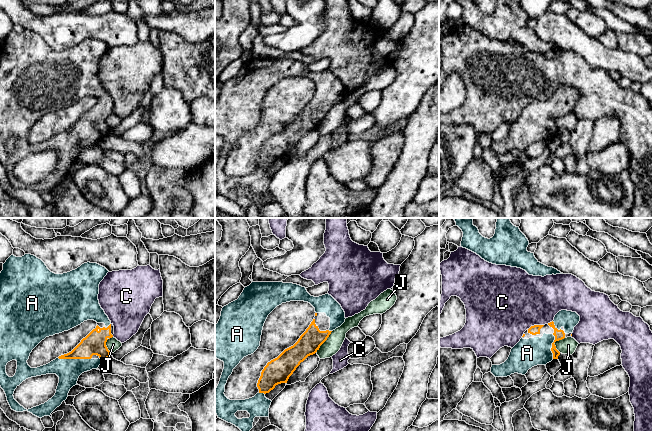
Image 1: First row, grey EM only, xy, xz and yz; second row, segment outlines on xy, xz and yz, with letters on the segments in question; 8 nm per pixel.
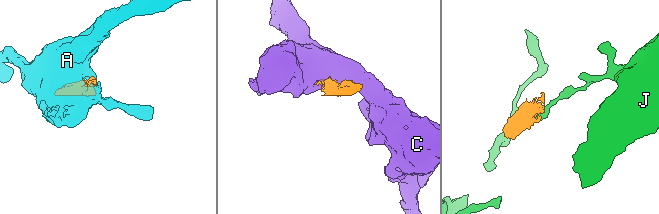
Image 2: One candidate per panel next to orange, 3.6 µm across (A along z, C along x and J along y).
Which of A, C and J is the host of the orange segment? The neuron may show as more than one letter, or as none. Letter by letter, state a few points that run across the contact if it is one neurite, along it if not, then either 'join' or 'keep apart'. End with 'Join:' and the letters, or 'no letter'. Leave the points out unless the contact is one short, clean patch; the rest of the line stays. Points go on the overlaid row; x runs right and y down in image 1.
A: join
C: keep apart
J: line xz (332, 331), (315, 352); keep apart
Join: A

